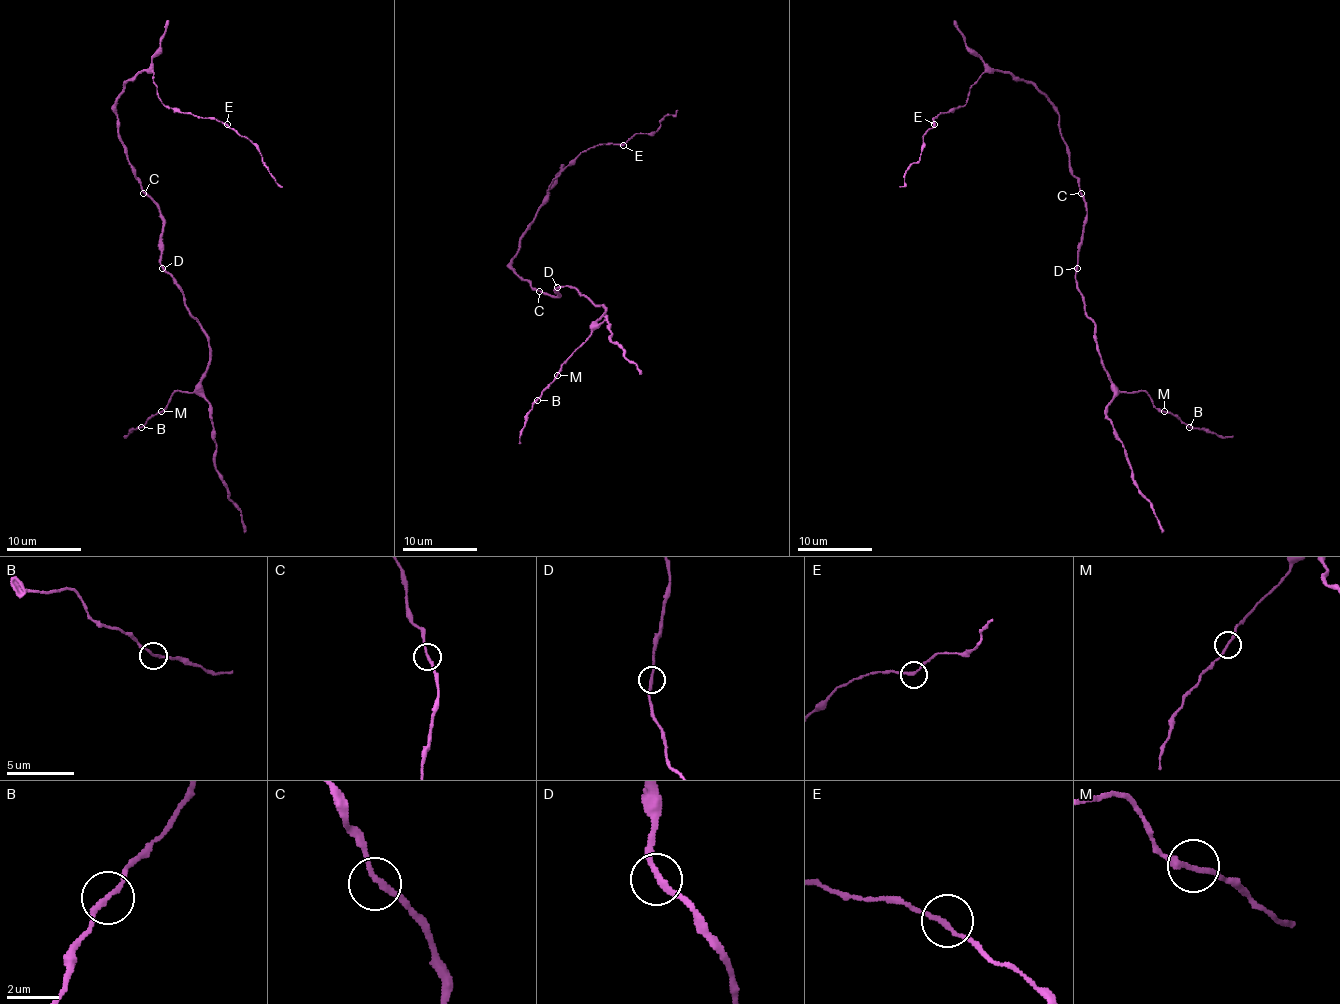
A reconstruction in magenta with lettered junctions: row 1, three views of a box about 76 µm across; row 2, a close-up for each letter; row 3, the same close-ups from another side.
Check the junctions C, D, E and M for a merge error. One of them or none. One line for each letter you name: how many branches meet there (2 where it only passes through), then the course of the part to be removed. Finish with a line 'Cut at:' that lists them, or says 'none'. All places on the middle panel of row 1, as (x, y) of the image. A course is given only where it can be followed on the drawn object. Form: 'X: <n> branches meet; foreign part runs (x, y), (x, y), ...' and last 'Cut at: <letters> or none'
Cut at: none

